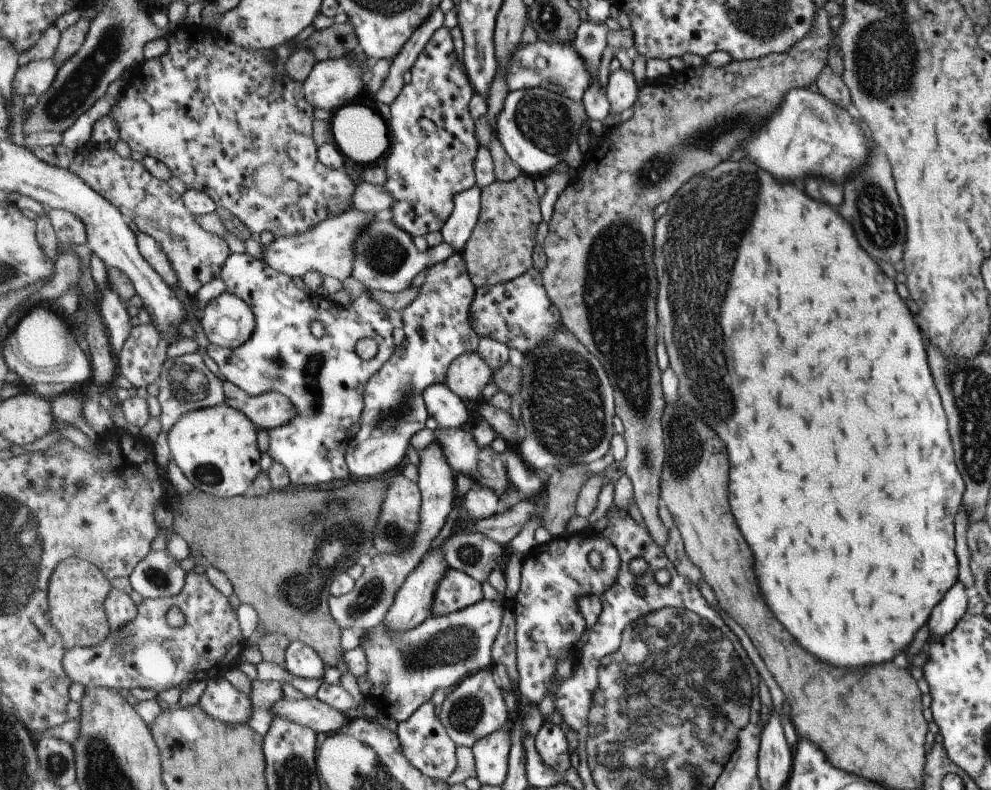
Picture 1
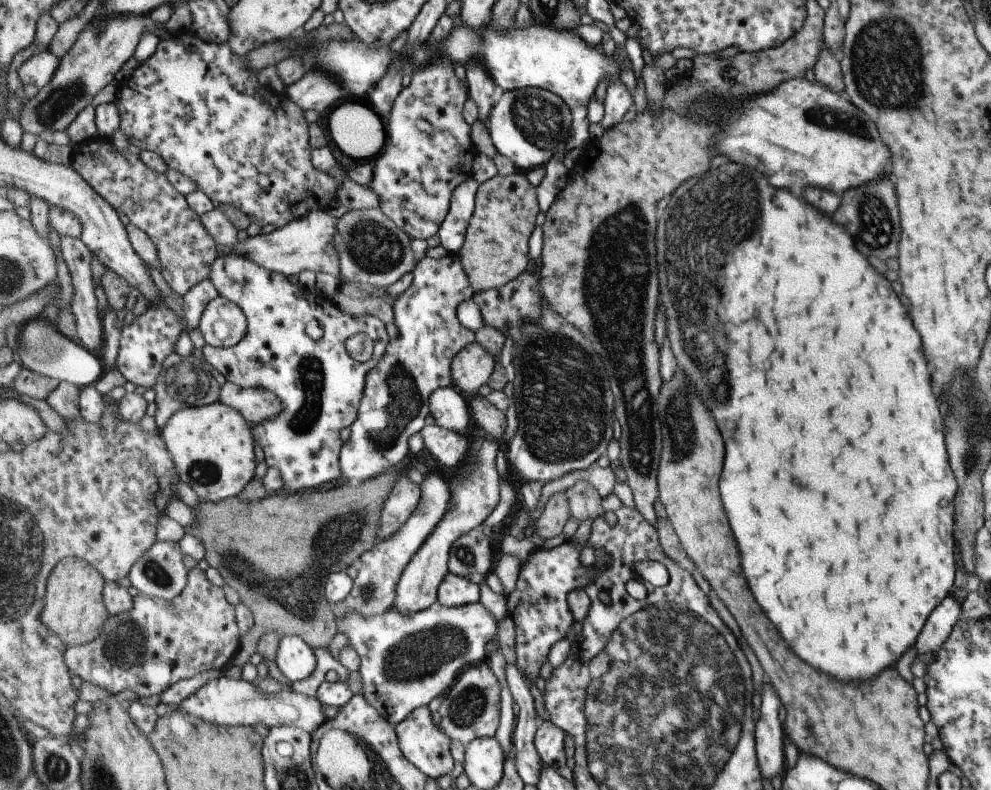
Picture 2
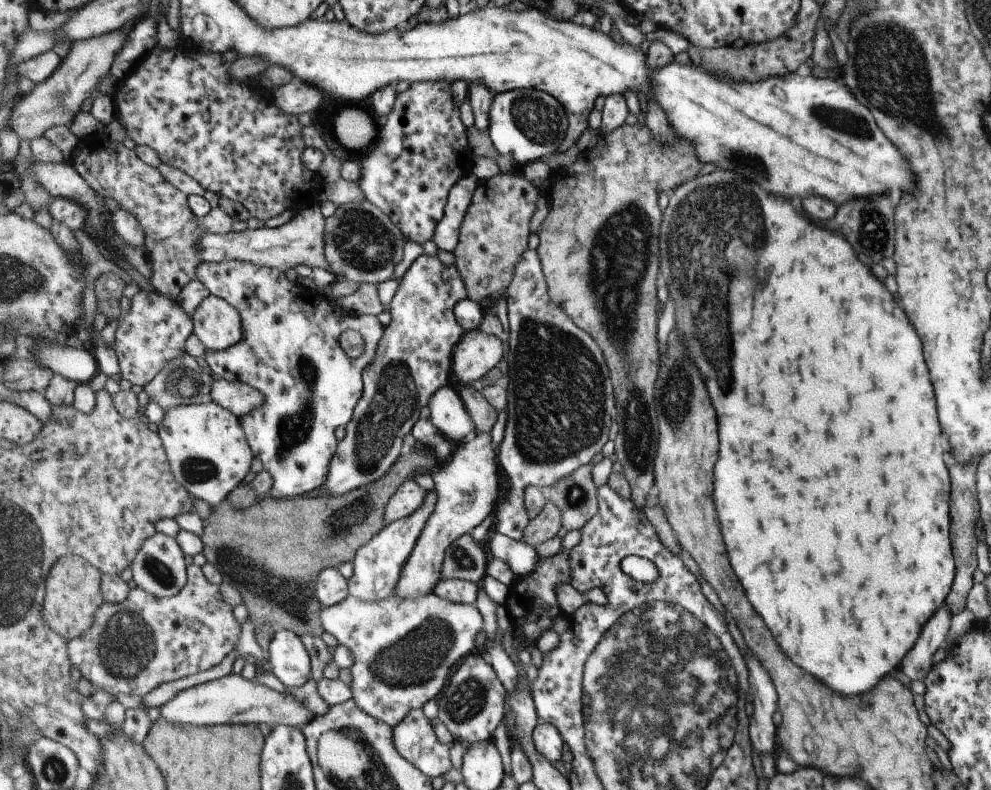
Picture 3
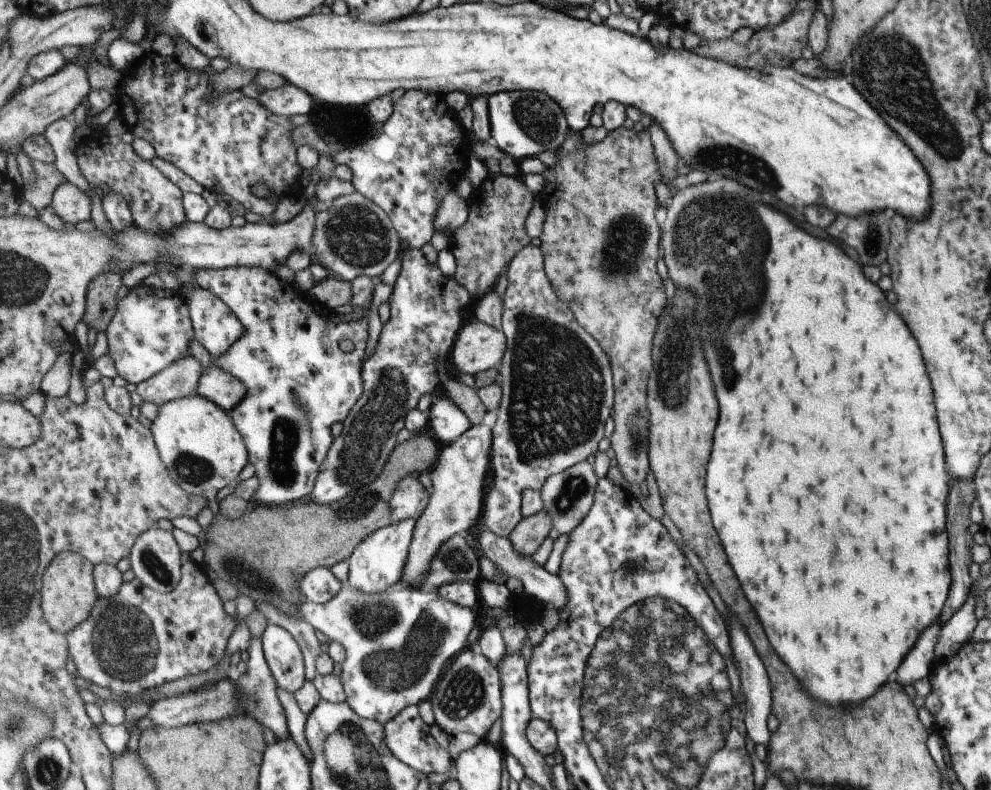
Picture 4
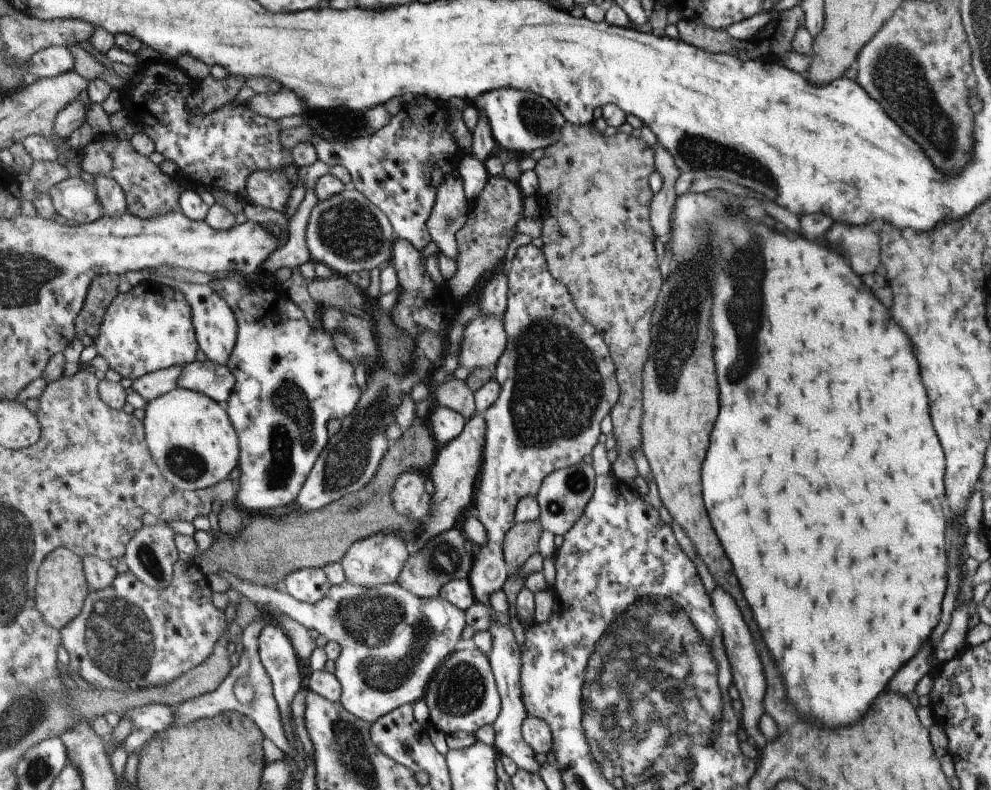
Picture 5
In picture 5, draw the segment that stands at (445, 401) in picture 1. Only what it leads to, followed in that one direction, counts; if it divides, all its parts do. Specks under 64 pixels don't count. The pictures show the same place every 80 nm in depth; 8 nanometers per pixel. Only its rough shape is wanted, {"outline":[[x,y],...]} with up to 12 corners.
{"outline":[[437,404],[428,417],[434,437],[455,440],[468,420]]}

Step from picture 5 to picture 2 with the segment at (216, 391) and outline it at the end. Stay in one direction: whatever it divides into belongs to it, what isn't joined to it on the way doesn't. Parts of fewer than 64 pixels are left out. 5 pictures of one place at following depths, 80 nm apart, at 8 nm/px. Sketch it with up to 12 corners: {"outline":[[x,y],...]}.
{"outline":[[223,380],[219,402],[253,426],[284,411],[275,392]]}

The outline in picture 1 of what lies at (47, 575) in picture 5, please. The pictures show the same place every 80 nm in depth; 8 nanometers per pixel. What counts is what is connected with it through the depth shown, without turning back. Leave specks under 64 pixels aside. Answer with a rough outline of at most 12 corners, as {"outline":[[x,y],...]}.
{"outline":[[70,557],[50,579],[51,624],[67,650],[97,646],[112,629],[113,586]]}

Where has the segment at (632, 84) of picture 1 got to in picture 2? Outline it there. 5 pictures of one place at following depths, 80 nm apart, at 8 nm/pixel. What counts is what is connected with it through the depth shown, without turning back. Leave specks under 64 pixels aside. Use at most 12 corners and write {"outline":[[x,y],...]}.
{"outline":[[615,77],[607,87],[606,130],[621,123],[633,94]]}

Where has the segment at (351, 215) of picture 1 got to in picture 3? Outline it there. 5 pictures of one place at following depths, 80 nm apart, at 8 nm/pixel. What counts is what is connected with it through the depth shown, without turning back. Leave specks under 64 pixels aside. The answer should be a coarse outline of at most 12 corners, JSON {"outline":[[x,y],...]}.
{"outline":[[312,207],[274,229],[205,231],[204,262],[332,268]]}

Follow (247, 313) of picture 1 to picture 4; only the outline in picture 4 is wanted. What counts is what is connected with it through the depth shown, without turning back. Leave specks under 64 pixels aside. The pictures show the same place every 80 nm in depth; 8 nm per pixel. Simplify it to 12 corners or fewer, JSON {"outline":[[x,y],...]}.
{"outline":[[199,285],[186,299],[212,359],[244,333],[233,309]]}

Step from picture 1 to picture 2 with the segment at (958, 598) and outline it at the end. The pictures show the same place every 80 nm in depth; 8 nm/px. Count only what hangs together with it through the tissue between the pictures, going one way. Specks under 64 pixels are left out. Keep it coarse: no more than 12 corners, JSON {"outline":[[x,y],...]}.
{"outline":[[950,593],[930,613],[915,642],[935,652],[961,617]]}

